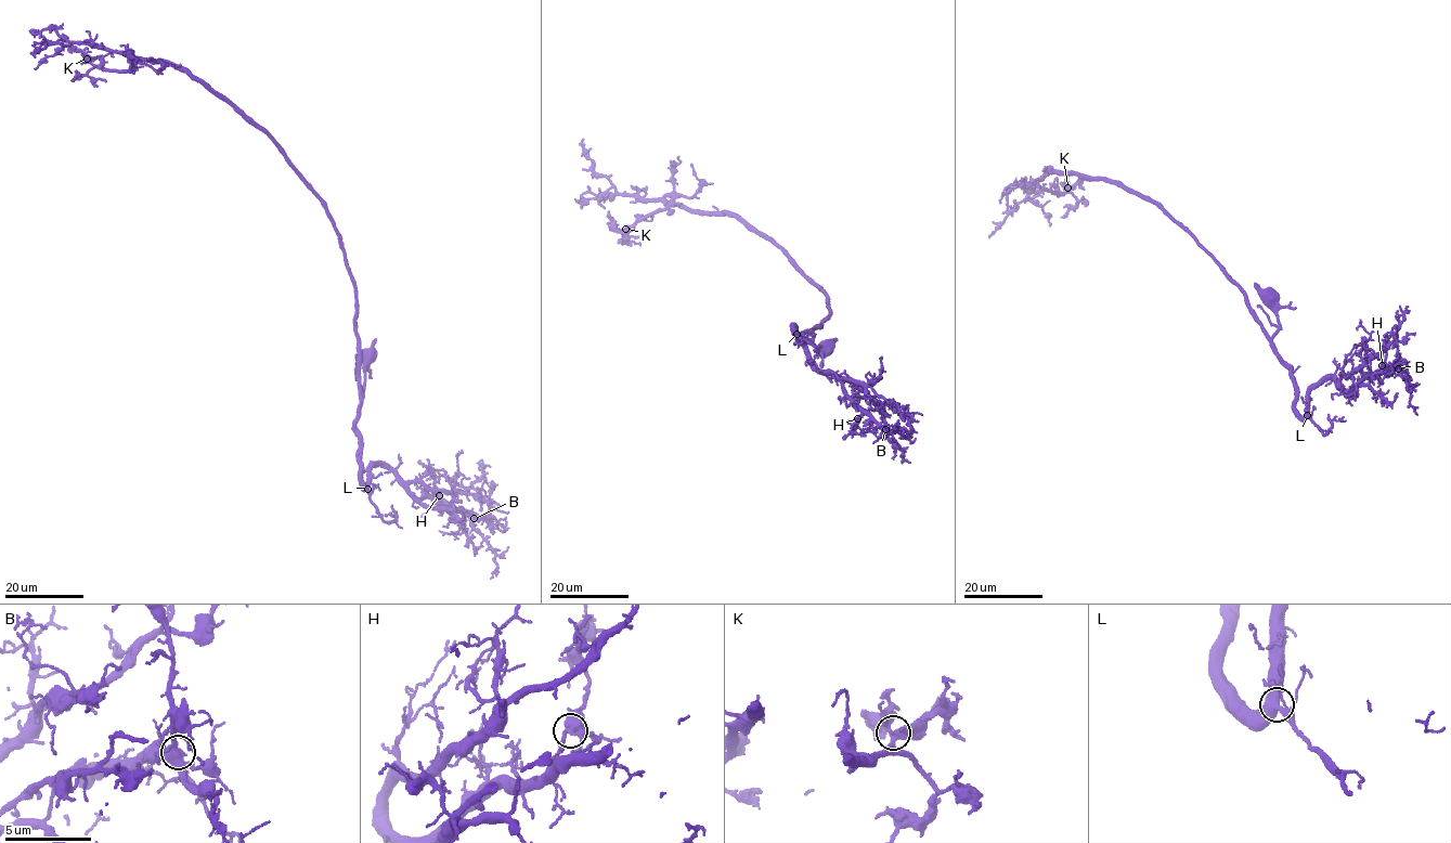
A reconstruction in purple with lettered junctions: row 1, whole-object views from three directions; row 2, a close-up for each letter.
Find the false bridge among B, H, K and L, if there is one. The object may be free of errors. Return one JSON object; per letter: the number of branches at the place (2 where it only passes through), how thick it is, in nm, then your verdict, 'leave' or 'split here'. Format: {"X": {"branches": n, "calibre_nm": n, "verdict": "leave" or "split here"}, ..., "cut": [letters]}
{"B": {"branches": 5, "calibre_nm": 440, "verdict": "leave"}, "H": {"branches": 4, "calibre_nm": 440, "verdict": "split here"}, "K": {"branches": 4, "calibre_nm": 360, "verdict": "leave"}, "L": {"branches": 4, "calibre_nm": 480, "verdict": "leave"}, "cut": ["H"]}

